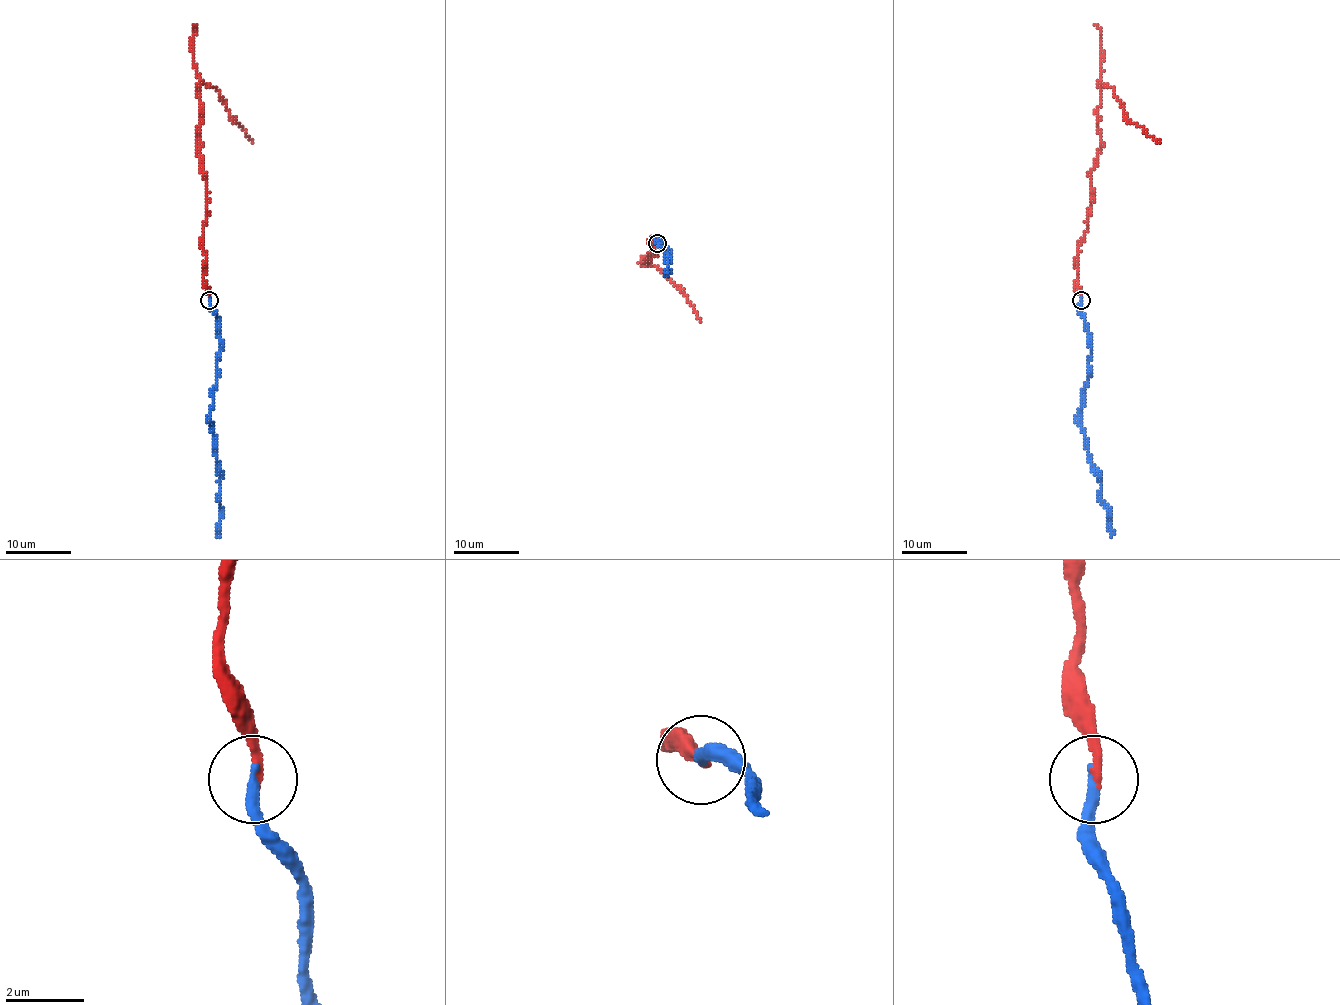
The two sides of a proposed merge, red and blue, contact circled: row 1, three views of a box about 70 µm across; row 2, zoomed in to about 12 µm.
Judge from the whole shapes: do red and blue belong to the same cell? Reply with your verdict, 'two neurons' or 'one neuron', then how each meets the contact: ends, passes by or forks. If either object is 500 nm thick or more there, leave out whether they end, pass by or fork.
one neuron; red ends; blue ends

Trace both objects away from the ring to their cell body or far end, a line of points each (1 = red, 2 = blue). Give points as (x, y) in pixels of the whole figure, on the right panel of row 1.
1: (1080, 300), (1079, 245), (1100, 147), (1100, 88), (1115, 91), (1126, 116), (1159, 144)
2: (1080, 300), (1090, 344), (1080, 426), (1087, 456), (1100, 483), (1100, 500), (1108, 508), (1111, 536)

